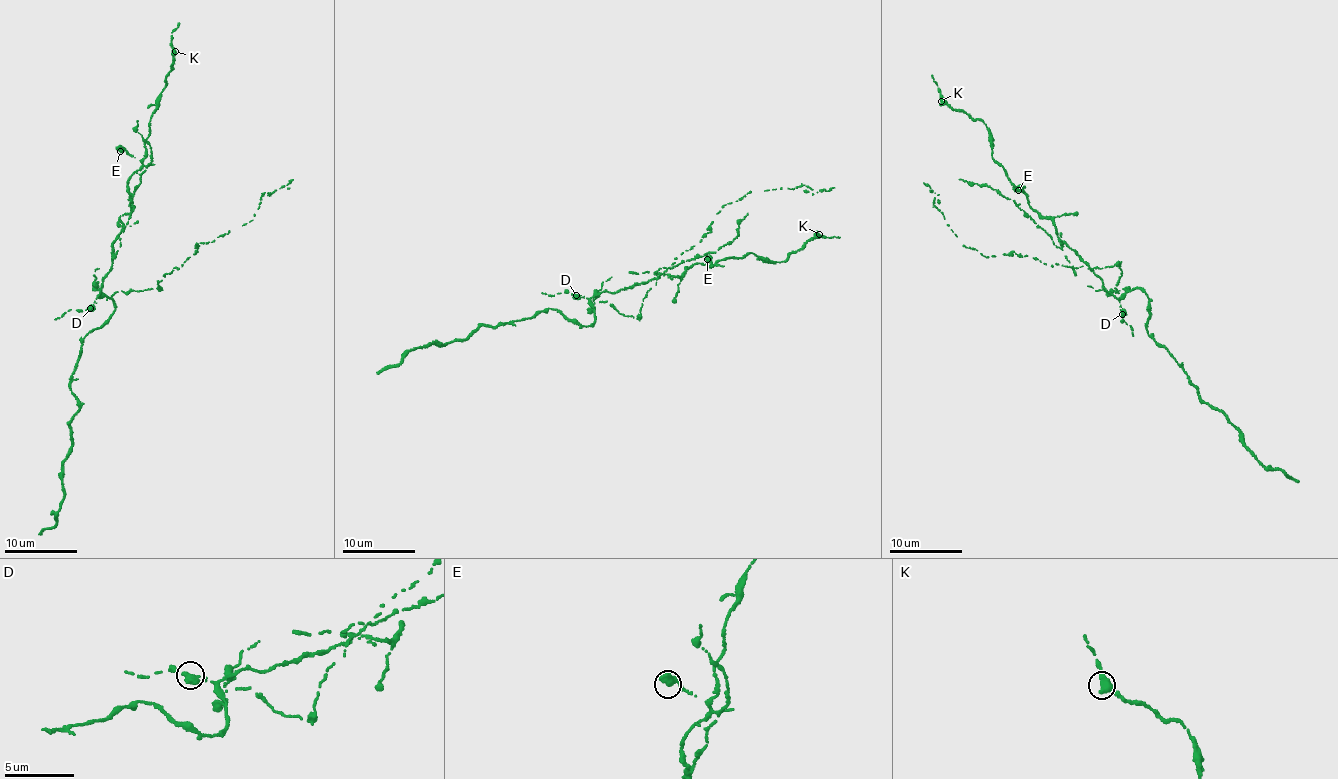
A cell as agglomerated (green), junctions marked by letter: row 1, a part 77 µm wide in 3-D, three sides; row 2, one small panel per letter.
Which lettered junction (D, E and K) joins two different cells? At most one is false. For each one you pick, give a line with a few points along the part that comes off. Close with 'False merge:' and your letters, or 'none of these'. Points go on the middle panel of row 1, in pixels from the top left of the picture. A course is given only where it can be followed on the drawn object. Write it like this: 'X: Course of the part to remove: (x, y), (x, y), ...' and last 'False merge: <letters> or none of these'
False merge: D

